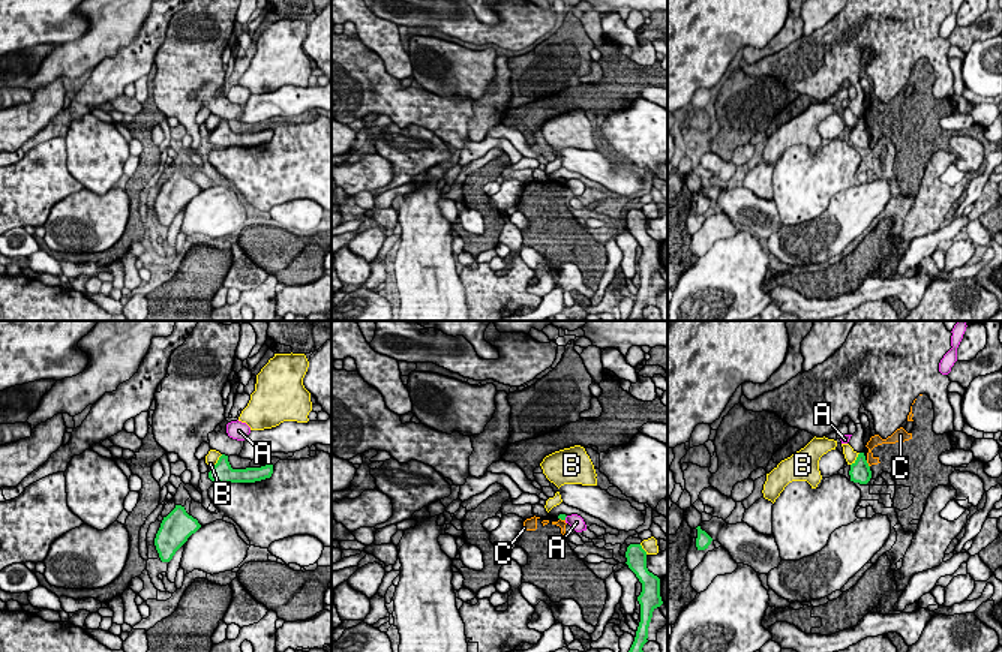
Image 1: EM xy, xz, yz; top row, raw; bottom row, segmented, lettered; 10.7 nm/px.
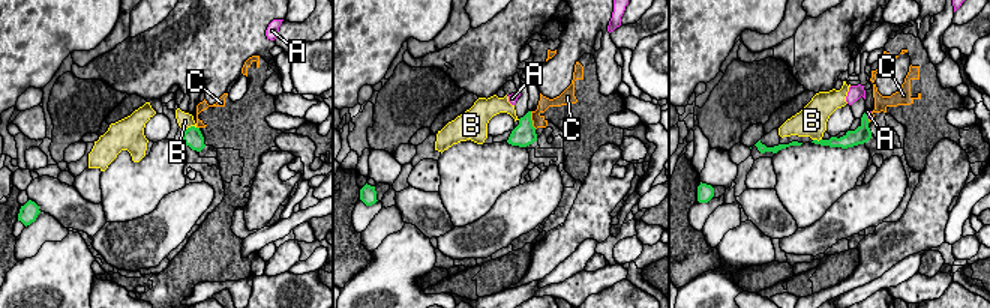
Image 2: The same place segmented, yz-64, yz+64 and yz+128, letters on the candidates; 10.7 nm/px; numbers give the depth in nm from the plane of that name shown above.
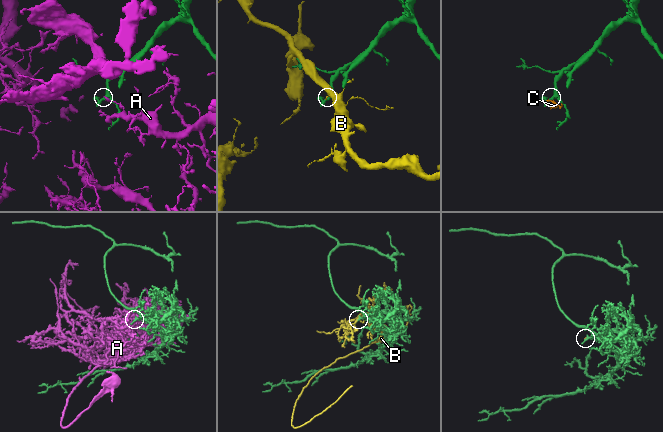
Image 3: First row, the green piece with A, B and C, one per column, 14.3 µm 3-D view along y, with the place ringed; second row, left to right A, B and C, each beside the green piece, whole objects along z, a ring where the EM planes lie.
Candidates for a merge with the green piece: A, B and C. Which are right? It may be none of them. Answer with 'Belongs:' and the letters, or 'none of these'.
Belongs: none of these

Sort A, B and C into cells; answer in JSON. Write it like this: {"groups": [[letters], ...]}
{"groups": [["A"], ["B"], ["C"]]}

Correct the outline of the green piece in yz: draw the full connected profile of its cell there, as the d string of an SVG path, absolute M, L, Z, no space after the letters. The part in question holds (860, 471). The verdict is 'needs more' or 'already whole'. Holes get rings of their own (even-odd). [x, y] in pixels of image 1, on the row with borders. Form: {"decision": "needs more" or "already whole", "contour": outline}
{"decision": "already whole", "contour": "M860 453L856 460L850 465L849 475L854 483L867 484L870 481L872 471L864 453Z"}

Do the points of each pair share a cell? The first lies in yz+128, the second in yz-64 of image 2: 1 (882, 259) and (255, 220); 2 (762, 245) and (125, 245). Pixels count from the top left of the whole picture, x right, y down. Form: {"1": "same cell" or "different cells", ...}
{"1": "same cell", "2": "different cells"}

